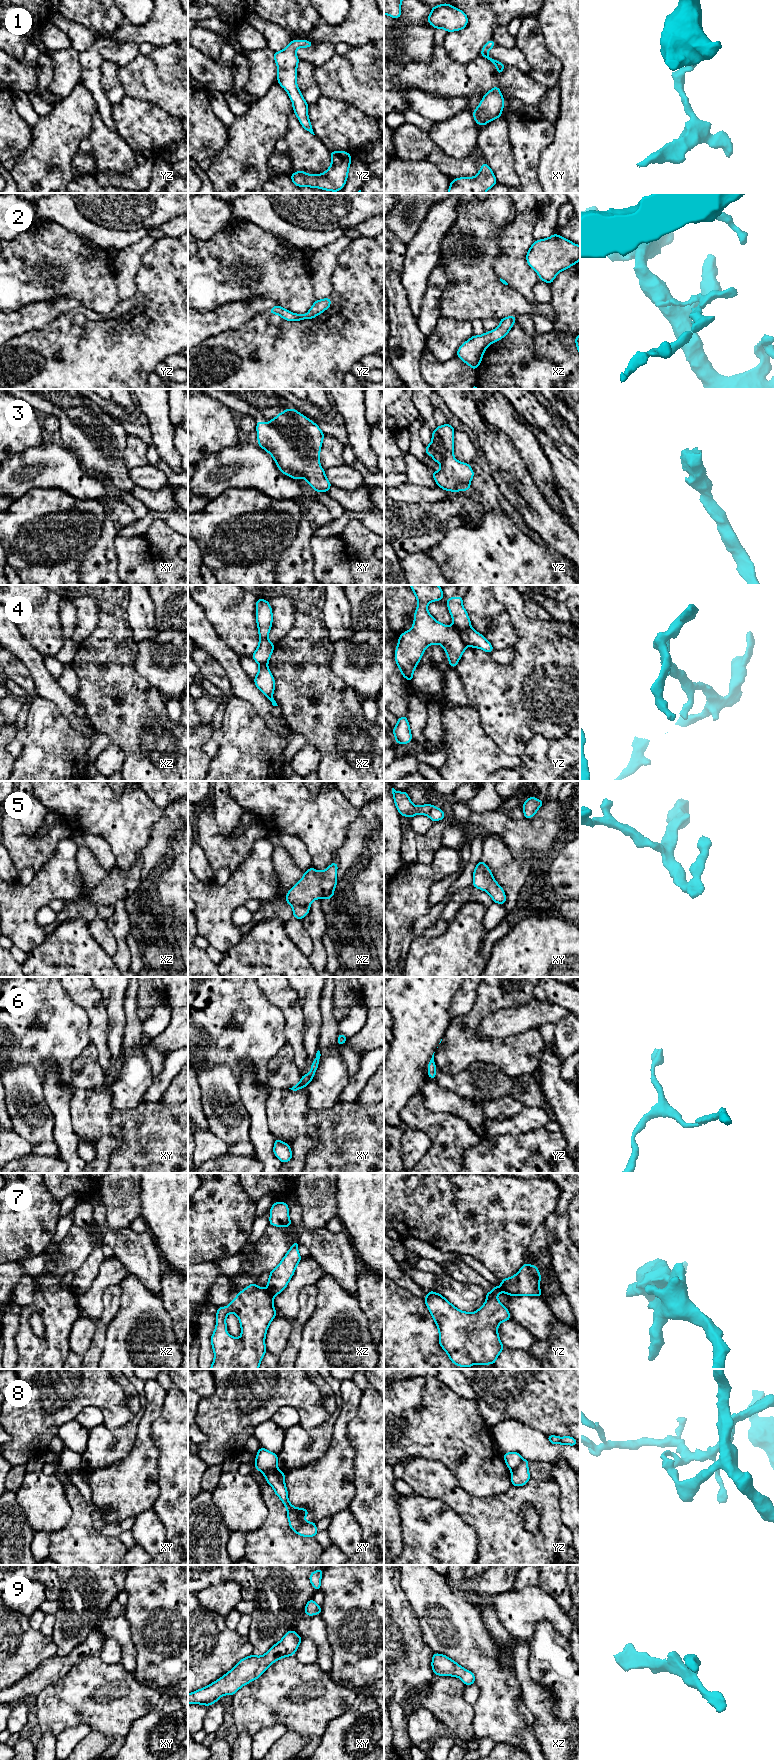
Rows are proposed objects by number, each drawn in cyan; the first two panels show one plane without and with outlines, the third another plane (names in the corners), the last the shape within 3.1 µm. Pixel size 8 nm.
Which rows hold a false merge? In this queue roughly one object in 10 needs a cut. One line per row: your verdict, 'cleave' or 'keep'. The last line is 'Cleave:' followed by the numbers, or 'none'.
1: keep
2: keep
3: keep
4: keep
5: keep
6: keep
7: cleave
8: cleave
9: keep
Cleave: 7, 8

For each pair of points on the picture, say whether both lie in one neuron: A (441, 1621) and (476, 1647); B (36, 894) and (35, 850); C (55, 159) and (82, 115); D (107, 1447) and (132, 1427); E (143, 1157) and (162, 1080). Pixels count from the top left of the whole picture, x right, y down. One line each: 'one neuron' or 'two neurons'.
A: one neuron
B: two neurons
C: one neuron
D: one neuron
E: two neurons

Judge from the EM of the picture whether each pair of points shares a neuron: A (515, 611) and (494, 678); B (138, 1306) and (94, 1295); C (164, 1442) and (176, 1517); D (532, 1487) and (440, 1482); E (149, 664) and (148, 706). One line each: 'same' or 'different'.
A: same
B: different
C: same
D: same
E: different

